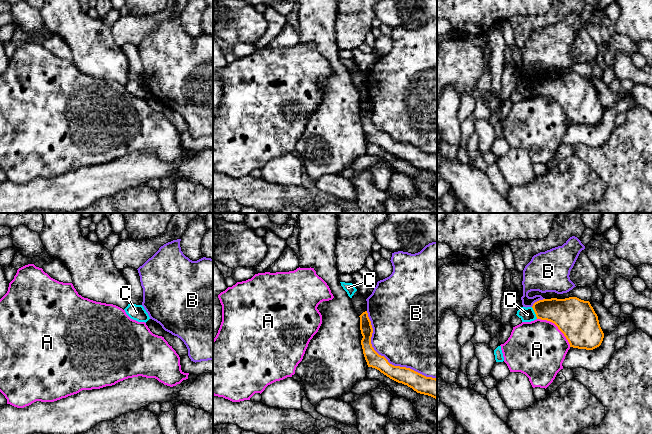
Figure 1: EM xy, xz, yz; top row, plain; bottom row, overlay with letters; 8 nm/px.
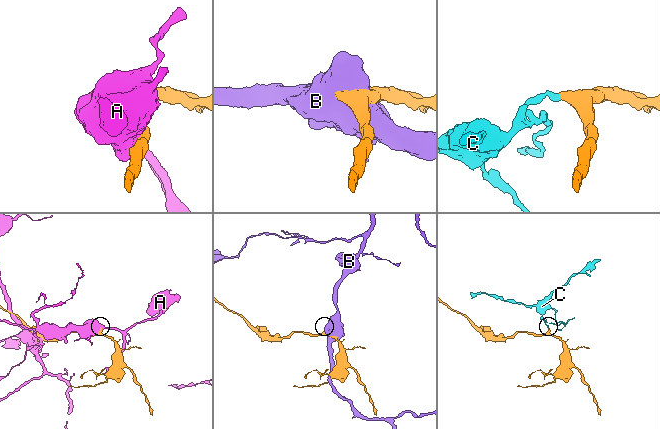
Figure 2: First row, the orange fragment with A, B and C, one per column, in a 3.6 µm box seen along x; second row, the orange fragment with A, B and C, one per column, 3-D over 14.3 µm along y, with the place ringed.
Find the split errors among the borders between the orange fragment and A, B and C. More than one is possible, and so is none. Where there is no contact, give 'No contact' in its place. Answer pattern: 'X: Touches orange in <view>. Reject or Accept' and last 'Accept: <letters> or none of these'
A: Touches orange in yz. Reject
B: Touches orange in xz. Reject
C: Touches orange in yz. Reject
Accept: none of these

